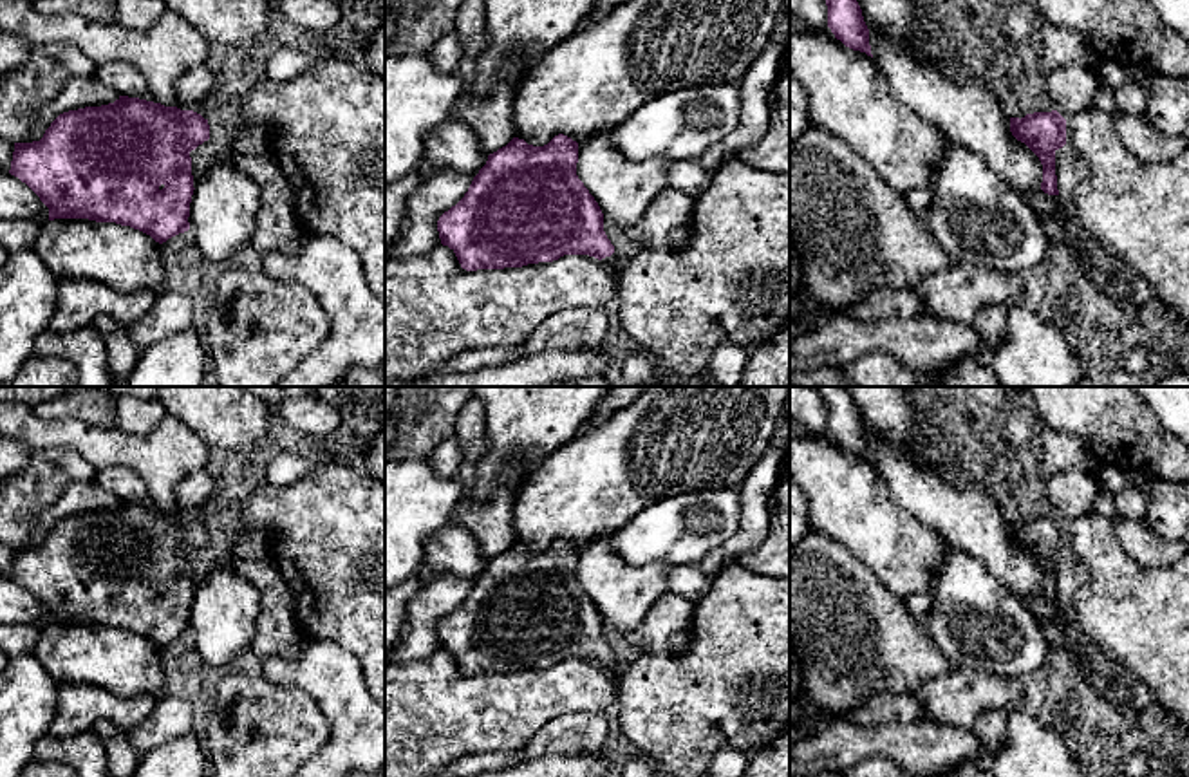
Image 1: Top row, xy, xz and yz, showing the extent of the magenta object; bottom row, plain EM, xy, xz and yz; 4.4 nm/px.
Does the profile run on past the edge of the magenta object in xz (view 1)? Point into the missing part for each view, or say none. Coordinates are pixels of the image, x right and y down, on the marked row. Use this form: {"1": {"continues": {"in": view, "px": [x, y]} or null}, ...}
{"1": {"continues": {"in": "xz", "px": [615, 261]}}}

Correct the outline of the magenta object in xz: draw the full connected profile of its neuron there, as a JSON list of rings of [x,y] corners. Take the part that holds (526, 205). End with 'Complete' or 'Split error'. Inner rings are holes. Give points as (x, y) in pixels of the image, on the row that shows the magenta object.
[[[558,134],[544,146],[513,137],[488,155],[464,197],[437,220],[443,246],[448,246],[463,269],[504,269],[553,262],[564,255],[589,255],[611,269],[623,258],[604,231],[604,213],[576,175],[578,143]]]. Split error

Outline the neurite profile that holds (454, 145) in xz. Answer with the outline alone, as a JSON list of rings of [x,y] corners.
[[[454,117],[439,123],[423,141],[423,166],[445,166],[475,177],[486,161],[475,132]]]

